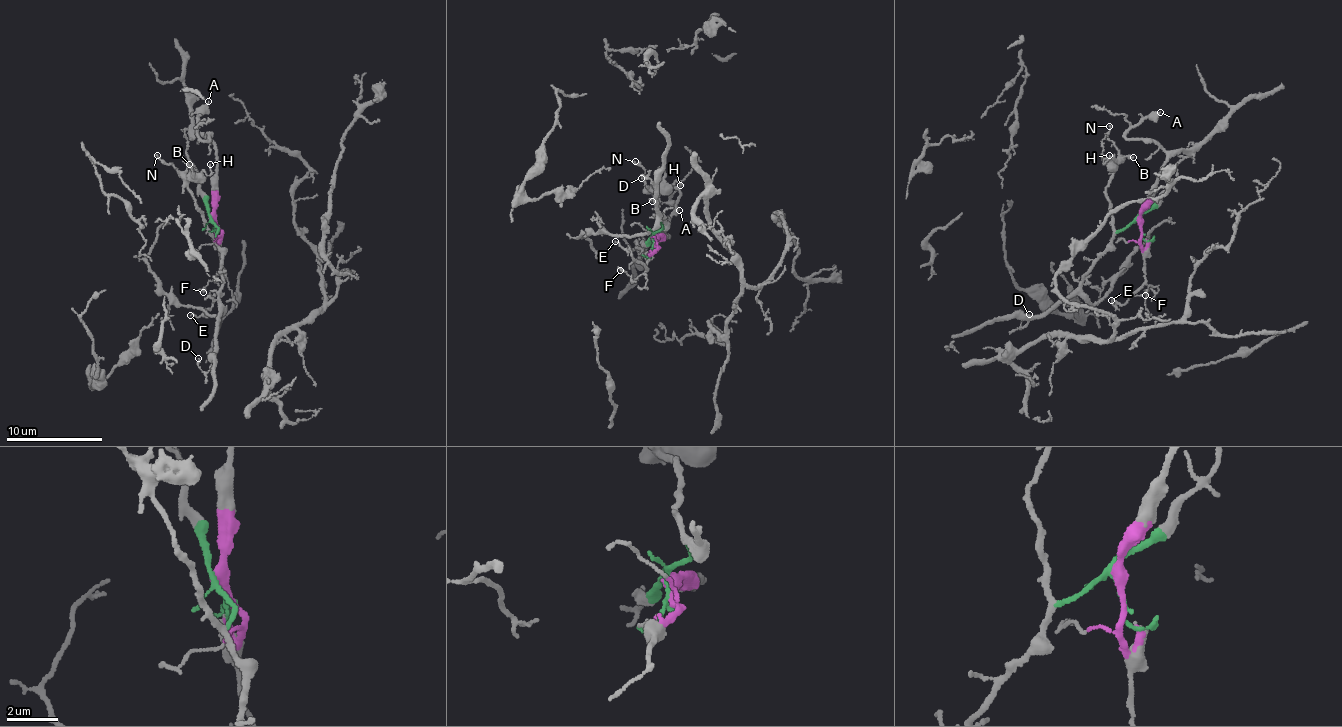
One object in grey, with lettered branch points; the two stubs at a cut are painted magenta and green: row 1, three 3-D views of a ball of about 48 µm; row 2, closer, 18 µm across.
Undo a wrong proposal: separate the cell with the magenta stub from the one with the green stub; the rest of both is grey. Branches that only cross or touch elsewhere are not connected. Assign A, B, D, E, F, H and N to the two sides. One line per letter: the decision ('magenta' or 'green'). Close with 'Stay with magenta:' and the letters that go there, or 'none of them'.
A: magenta
B: green
D: green
E: magenta
F: magenta
H: green
N: green
Stay with magenta: A, E, F

